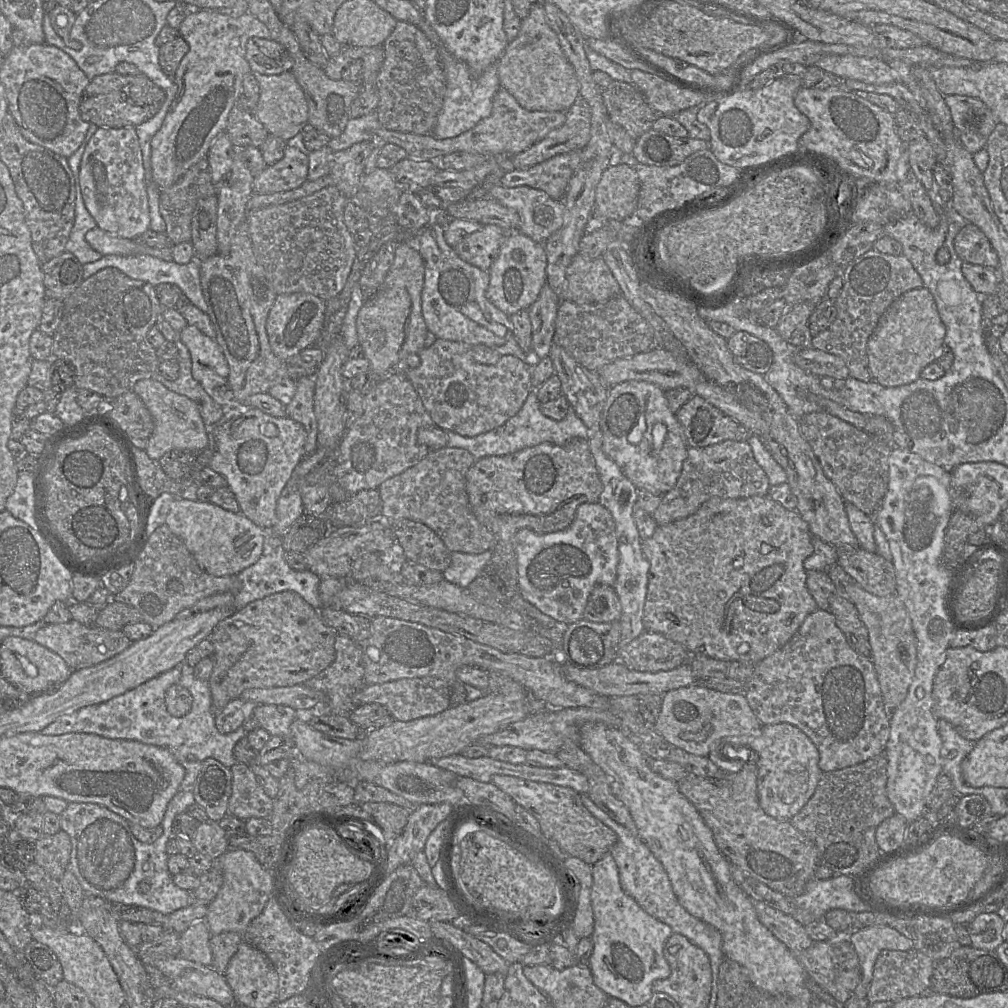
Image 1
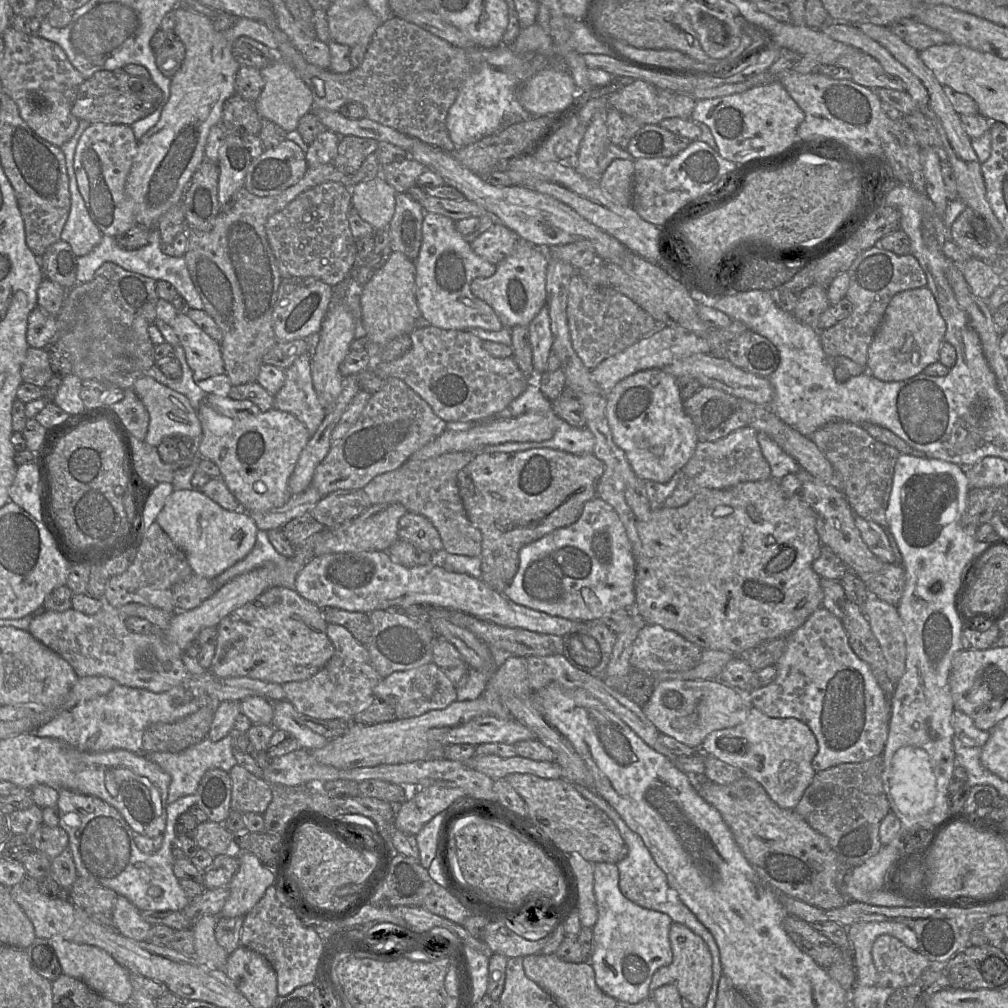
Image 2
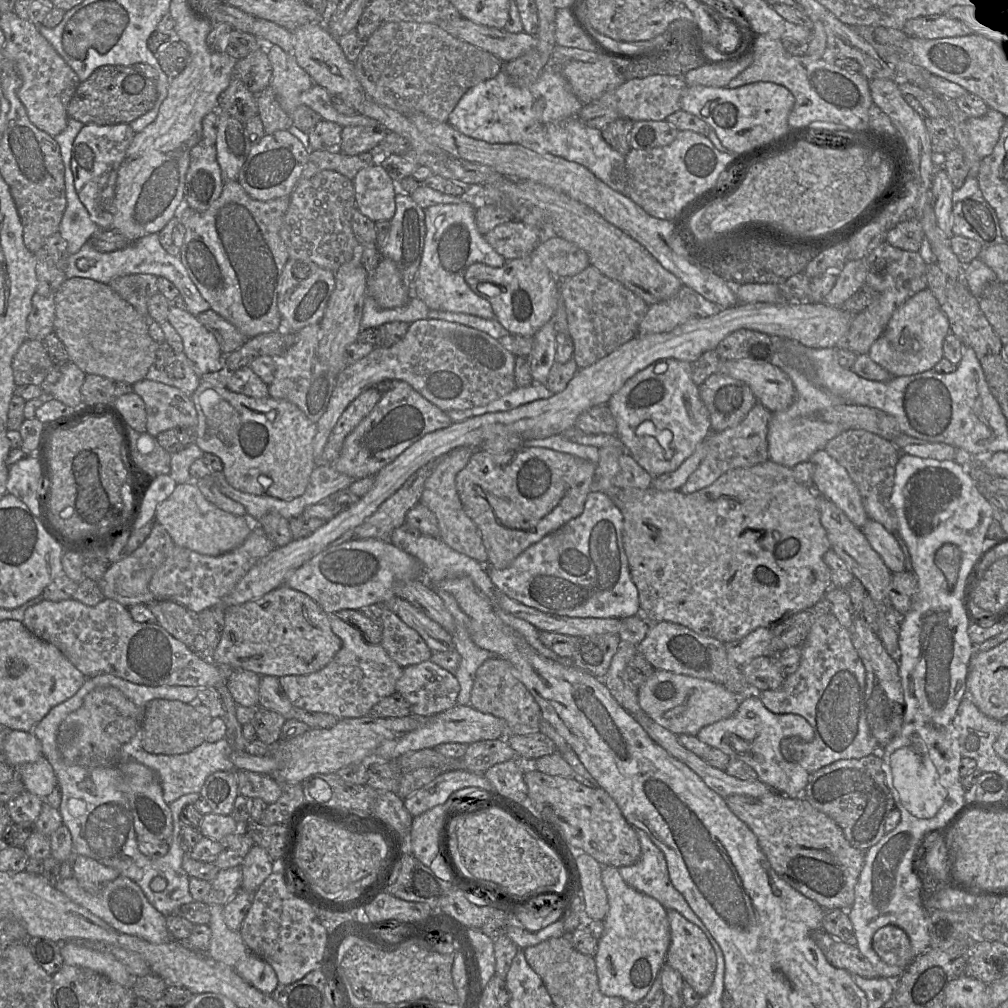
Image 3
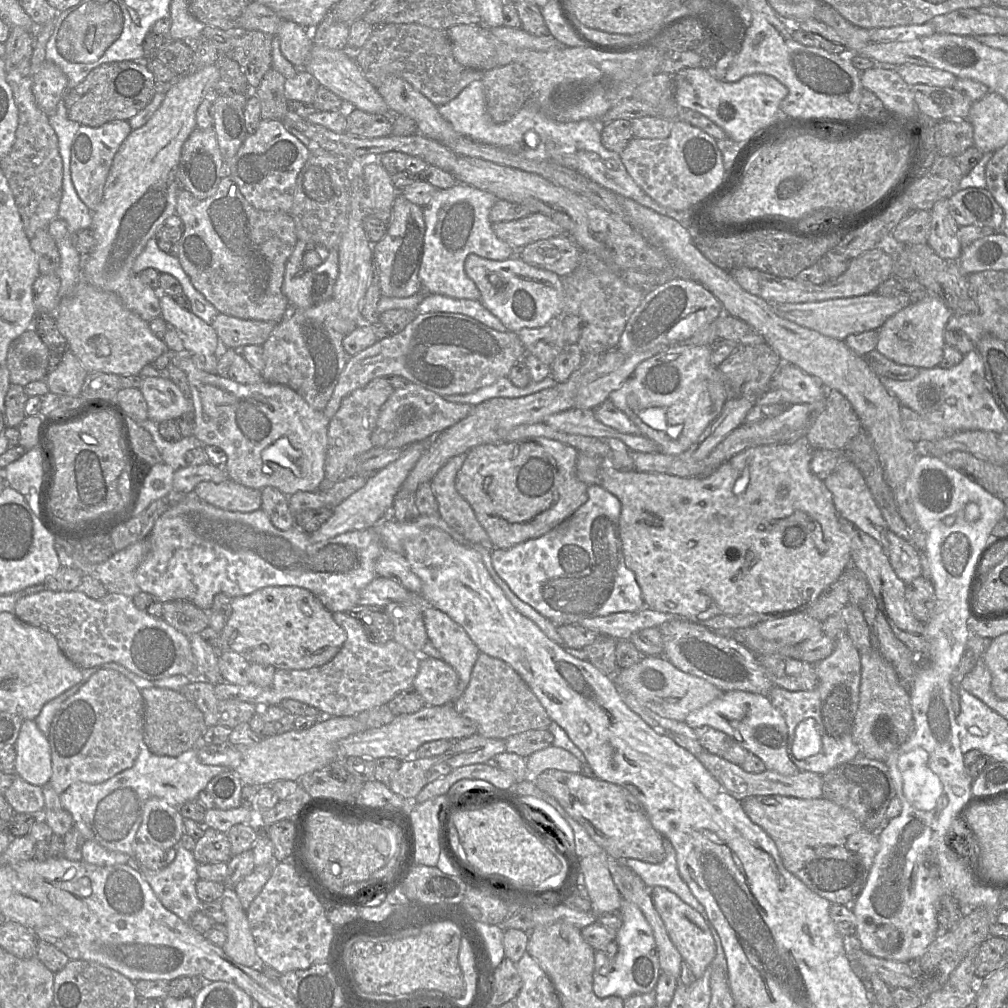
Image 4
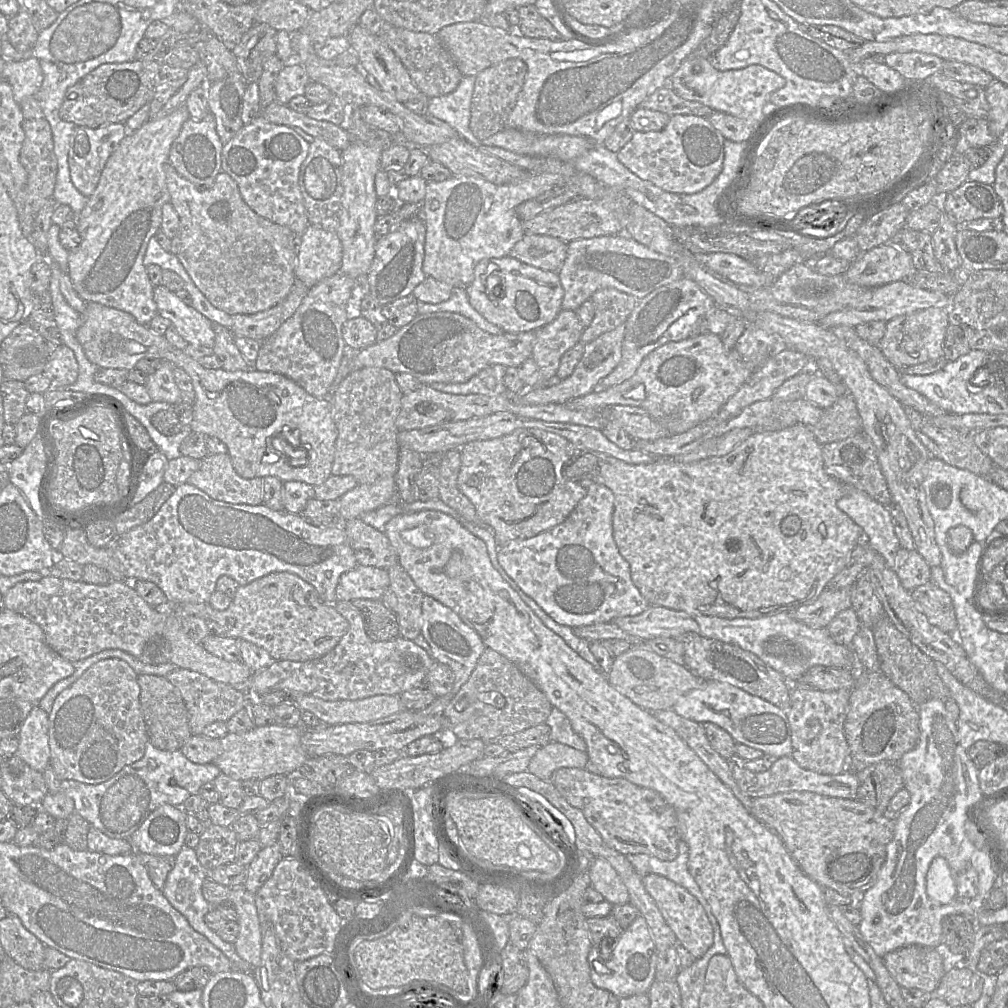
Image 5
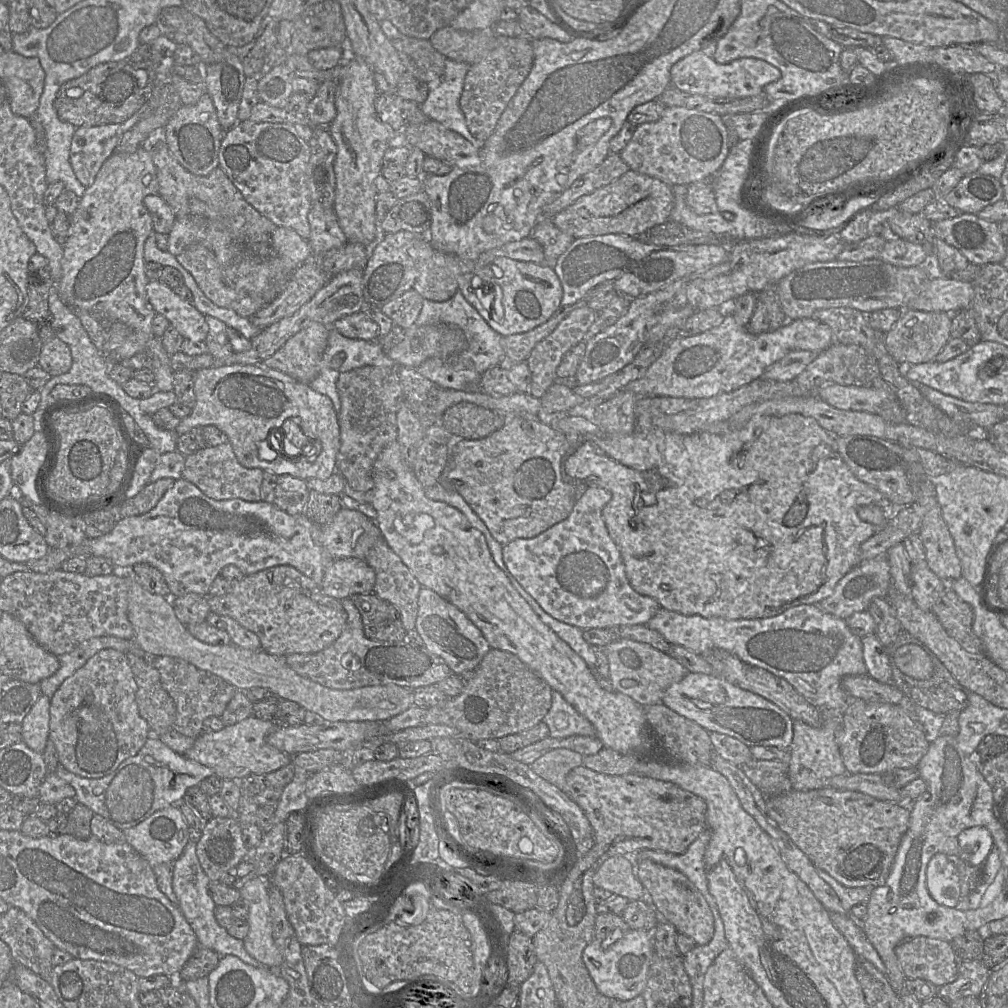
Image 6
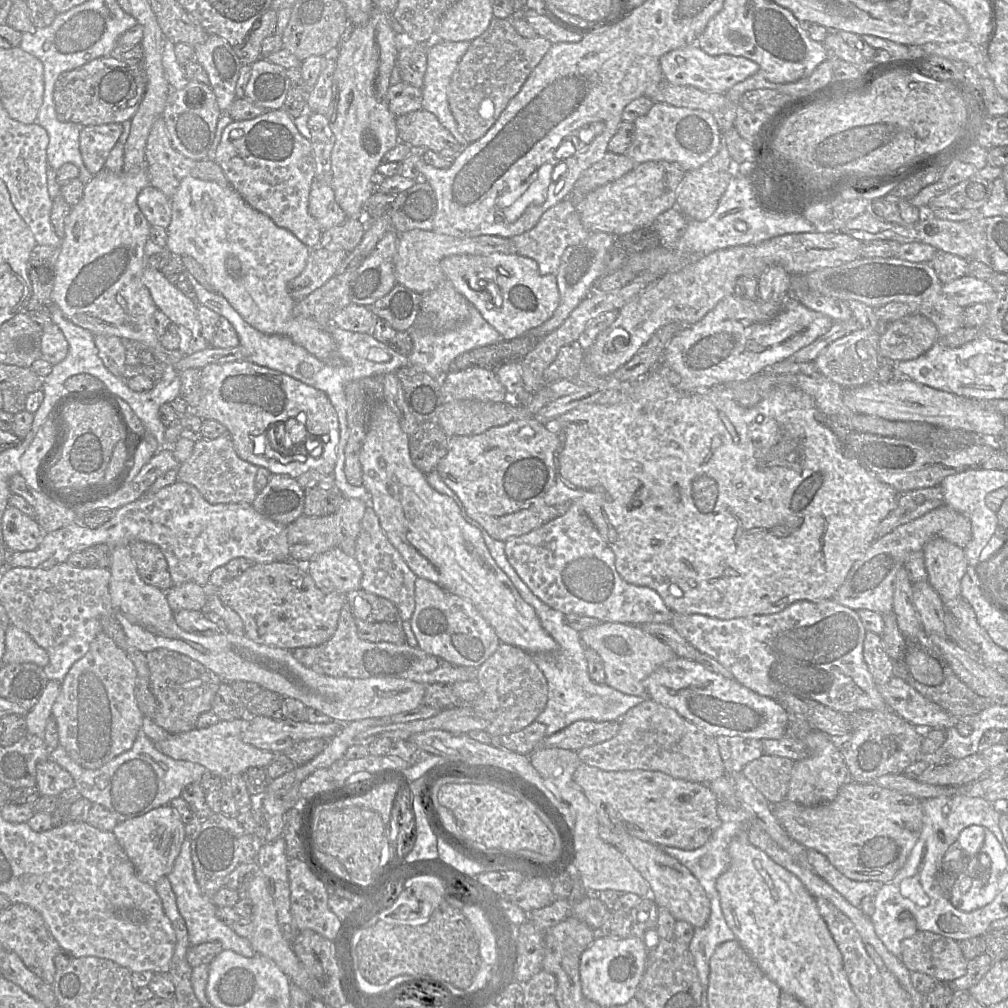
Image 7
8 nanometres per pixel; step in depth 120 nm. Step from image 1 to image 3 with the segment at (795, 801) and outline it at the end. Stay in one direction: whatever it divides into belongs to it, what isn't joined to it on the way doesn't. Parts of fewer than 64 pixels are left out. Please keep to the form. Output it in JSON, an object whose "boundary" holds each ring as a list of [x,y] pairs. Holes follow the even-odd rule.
{"boundary":[[[757,693],[743,699],[731,717],[703,727],[697,737],[711,748],[727,754],[730,759],[738,759],[748,764],[757,773],[757,779],[781,795],[797,798],[807,786],[810,774],[783,755],[781,743],[786,738],[811,742],[814,738],[812,726],[797,714],[772,713],[763,705]]]}

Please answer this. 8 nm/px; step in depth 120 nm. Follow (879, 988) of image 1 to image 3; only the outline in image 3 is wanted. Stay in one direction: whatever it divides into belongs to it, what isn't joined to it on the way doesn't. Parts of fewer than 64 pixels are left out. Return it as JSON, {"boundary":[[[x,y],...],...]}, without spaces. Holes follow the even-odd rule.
{"boundary":[[[895,925],[878,929],[873,935],[872,947],[888,965],[907,968],[914,960],[908,935]]]}

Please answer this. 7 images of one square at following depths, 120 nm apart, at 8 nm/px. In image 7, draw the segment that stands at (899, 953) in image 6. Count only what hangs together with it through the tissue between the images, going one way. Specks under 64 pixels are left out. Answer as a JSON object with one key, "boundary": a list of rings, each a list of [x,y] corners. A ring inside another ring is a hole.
{"boundary":[[[922,931],[902,941],[901,962],[911,973],[922,972],[949,983],[966,974],[968,960],[955,940]]]}

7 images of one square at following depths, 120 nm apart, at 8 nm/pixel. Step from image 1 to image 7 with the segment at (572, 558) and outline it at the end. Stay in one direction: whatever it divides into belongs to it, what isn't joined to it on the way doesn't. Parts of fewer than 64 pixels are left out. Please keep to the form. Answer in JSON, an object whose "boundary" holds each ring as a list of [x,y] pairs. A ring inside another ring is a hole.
{"boundary":[[[580,501],[572,502],[570,509],[563,516],[559,516],[543,526],[519,537],[514,537],[505,542],[505,553],[509,563],[512,565],[516,573],[523,580],[523,582],[529,587],[529,589],[540,600],[551,608],[563,613],[563,614],[578,614],[588,617],[597,618],[601,622],[615,622],[632,625],[642,625],[646,623],[666,623],[670,624],[673,613],[663,602],[659,594],[653,589],[646,586],[637,586],[626,582],[618,573],[615,567],[615,555],[611,548],[607,545],[604,539],[599,534],[597,528],[588,517],[585,509]]]}

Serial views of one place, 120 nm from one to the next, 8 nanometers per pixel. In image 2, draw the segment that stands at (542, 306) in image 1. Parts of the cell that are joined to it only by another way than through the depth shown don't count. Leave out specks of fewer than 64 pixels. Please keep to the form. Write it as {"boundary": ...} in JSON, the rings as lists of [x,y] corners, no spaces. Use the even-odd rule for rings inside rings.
{"boundary":[[[547,305],[539,311],[528,328],[534,371],[539,375],[546,370],[548,358],[552,353],[553,335]]]}

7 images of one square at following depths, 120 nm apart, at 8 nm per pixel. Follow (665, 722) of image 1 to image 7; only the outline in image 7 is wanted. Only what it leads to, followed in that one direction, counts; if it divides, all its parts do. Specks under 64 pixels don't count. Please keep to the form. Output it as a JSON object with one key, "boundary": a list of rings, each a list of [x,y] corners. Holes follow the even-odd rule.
{"boundary":[[[601,622],[581,631],[580,638],[585,648],[591,648],[601,656],[606,675],[605,684],[628,695],[647,696],[648,676],[662,664],[676,657],[667,644],[638,625]]]}

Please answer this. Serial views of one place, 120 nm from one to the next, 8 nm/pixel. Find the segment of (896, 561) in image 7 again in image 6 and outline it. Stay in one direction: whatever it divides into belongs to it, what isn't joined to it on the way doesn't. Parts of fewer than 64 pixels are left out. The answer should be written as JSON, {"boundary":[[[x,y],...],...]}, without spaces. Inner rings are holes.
{"boundary":[[[882,555],[858,563],[838,581],[831,595],[814,605],[828,614],[846,619],[855,612],[866,610],[872,599],[887,598],[891,586],[890,565],[886,555]]]}

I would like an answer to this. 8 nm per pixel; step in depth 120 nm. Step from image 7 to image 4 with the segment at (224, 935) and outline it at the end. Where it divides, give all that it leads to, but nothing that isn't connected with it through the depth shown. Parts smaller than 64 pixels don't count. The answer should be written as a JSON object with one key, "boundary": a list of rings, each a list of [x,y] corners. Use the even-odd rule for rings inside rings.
{"boundary":[[[180,841],[173,848],[176,858],[166,868],[157,871],[138,868],[163,906],[190,925],[191,918],[199,912],[202,904],[196,891],[200,879],[198,862]]]}

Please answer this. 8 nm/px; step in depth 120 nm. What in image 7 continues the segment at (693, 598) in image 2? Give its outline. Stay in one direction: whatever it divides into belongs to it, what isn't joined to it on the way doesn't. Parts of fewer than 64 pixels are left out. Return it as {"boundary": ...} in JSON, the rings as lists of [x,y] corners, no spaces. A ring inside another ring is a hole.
{"boundary":[[[660,362],[634,383],[633,392],[625,401],[614,405],[583,405],[545,424],[548,430],[557,434],[560,442],[554,456],[556,481],[547,491],[545,503],[557,506],[580,501],[599,534],[614,552],[615,567],[620,576],[630,584],[656,591],[674,613],[701,614],[728,620],[778,613],[801,600],[818,602],[831,599],[854,563],[877,539],[877,527],[896,507],[900,493],[870,474],[853,457],[845,444],[849,429],[840,425],[838,419],[830,419],[822,413],[815,400],[802,390],[779,386],[755,406],[745,408],[734,400],[727,385],[686,392],[670,382],[669,371]]]}

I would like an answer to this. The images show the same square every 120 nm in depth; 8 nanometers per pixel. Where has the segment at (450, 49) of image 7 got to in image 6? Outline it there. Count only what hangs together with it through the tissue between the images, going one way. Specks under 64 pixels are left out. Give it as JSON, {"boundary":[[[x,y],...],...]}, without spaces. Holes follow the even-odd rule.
{"boundary":[[[446,59],[445,72],[437,86],[431,86],[426,101],[421,105],[423,113],[445,128],[460,134],[473,146],[480,149],[483,141],[475,139],[470,133],[465,116],[460,107],[465,76],[469,64]]]}

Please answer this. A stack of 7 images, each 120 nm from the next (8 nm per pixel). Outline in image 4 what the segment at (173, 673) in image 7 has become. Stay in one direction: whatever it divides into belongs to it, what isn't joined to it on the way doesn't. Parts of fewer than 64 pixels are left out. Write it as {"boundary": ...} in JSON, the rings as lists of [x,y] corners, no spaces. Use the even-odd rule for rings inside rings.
{"boundary":[[[196,681],[185,685],[180,691],[202,712],[207,728],[222,725],[233,729],[241,723],[249,722],[260,710],[252,703],[217,698],[214,686],[207,681]]]}

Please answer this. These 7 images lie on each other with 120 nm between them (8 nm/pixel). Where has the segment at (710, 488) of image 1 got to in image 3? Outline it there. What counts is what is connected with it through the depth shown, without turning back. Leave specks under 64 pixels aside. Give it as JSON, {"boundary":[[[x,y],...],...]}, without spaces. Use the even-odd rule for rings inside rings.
{"boundary":[[[757,403],[737,426],[722,432],[711,432],[706,438],[707,453],[699,467],[689,476],[679,491],[689,494],[711,485],[721,475],[737,468],[750,468],[769,460],[768,424],[773,413]]]}

